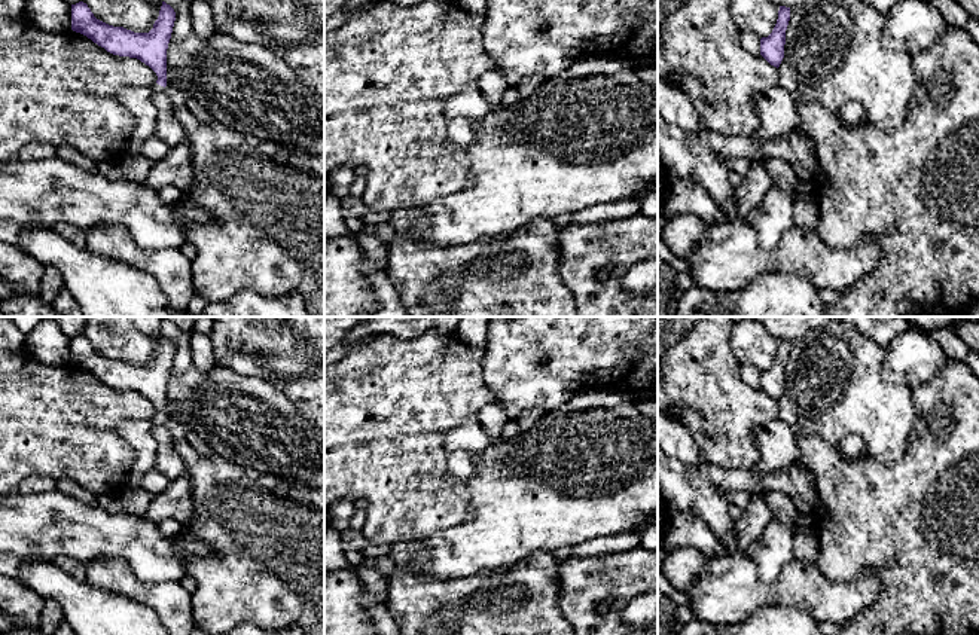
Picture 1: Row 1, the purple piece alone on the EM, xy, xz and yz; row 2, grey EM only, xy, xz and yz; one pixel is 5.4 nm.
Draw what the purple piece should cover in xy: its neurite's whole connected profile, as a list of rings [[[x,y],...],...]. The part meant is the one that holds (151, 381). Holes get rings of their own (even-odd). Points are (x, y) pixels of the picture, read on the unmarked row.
[[[83,335],[71,338],[73,364],[86,369],[113,388],[140,393],[158,409],[158,413],[149,421],[122,421],[116,425],[122,439],[135,452],[135,461],[128,474],[126,489],[140,488],[141,477],[156,464],[159,445],[152,431],[155,425],[167,419],[167,382],[174,354],[174,342],[162,335],[153,361],[149,366],[134,366],[97,352]]]

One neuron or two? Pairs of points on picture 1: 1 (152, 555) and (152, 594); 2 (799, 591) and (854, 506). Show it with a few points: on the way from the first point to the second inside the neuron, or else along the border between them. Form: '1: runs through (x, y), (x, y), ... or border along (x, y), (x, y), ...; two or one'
1: border along (125, 559), (130, 568), (145, 582), (179, 582); two
2: border along (816, 562), (829, 579), (847, 582); two

